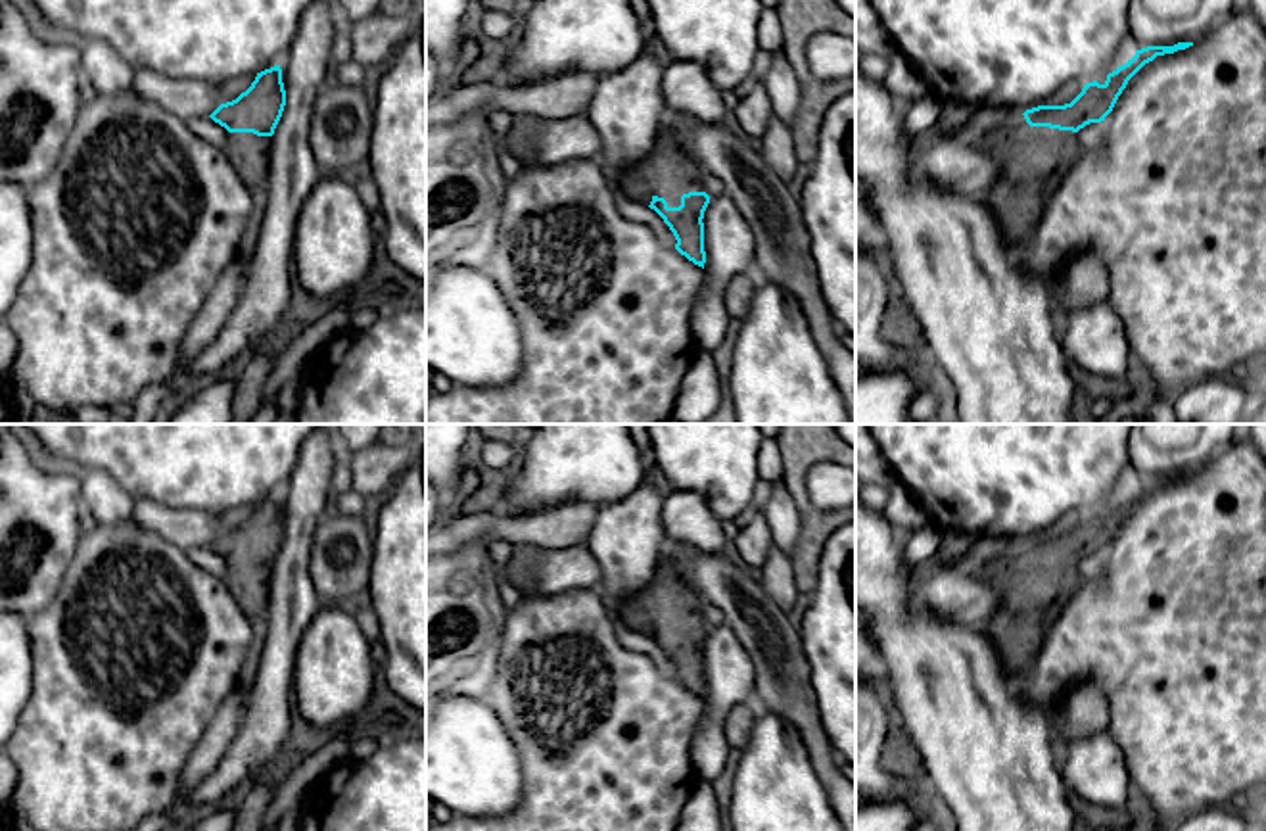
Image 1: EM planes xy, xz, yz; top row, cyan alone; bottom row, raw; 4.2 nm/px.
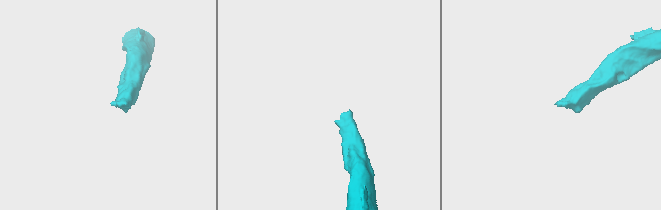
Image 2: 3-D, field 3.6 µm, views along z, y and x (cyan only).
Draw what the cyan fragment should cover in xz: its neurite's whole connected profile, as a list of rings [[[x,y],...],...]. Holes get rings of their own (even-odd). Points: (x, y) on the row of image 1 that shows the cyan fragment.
[[[669,127],[656,140],[650,154],[623,173],[621,188],[637,203],[654,209],[673,232],[677,240],[675,249],[704,269],[706,251],[702,219],[710,203],[710,196],[702,188],[700,173],[700,165],[681,146],[675,127]]]

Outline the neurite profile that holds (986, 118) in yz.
[[[980,106],[973,111],[973,115],[953,132],[940,132],[934,127],[923,132],[913,134],[911,138],[911,150],[926,150],[942,140],[948,138],[969,138],[969,140],[980,140],[990,131],[1001,127],[1003,123],[1015,119],[1015,113],[1005,107],[994,107],[994,106]]]

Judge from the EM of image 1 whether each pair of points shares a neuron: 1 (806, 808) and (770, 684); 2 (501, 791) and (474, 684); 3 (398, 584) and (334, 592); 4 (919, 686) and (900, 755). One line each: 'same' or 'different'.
1: different
2: different
3: different
4: different

